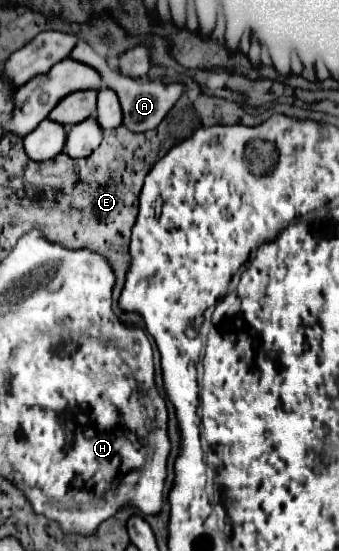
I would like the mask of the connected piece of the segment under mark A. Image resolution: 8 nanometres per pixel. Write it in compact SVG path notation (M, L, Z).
M78 41L78 45L72 49L70 57L100 71L100 77L102 77L104 87L112 89L112 91L120 97L120 107L122 107L122 113L124 113L122 125L124 125L126 129L134 131L134 133L144 133L144 131L156 129L158 123L166 117L166 113L172 109L172 105L178 101L178 97L182 95L182 89L184 89L180 83L164 85L164 83L160 83L160 81L148 81L148 83L142 83L142 85L140 85L136 79L122 77L118 71L112 71L112 69L106 65L106 59L102 59L86 41Z

